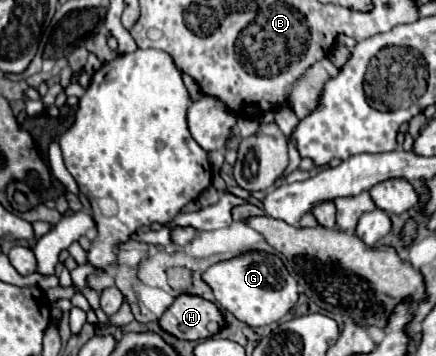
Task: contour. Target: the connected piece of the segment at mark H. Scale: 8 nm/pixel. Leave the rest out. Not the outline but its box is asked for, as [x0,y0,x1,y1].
[160,294,226,340]

